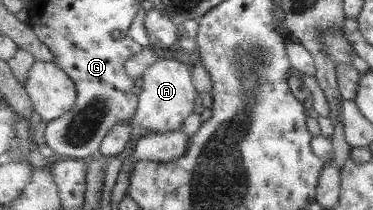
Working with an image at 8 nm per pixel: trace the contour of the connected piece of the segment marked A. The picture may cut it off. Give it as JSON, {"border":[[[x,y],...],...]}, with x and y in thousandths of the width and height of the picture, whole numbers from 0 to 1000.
{"border":[[[442,248],[426,295],[405,310],[389,338],[375,414],[381,429],[373,448],[370,519],[354,581],[365,610],[386,610],[391,638],[485,619],[491,581],[517,543],[523,467],[534,457],[499,281],[458,248]]]}

